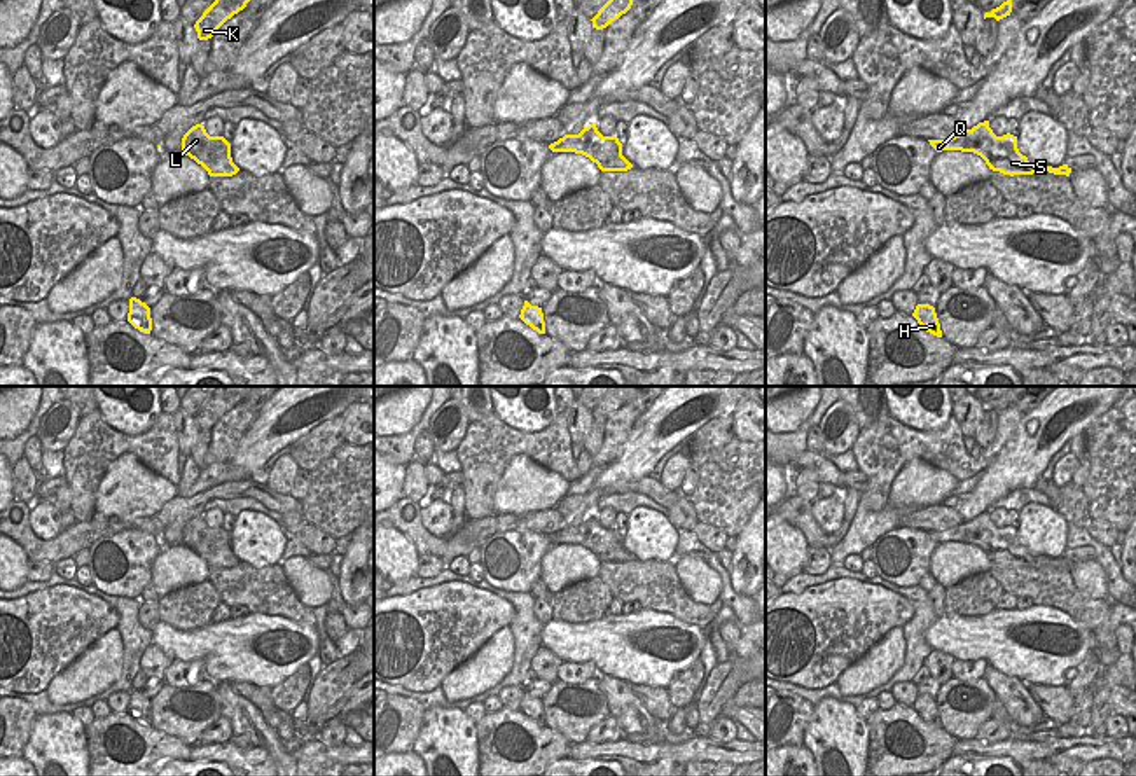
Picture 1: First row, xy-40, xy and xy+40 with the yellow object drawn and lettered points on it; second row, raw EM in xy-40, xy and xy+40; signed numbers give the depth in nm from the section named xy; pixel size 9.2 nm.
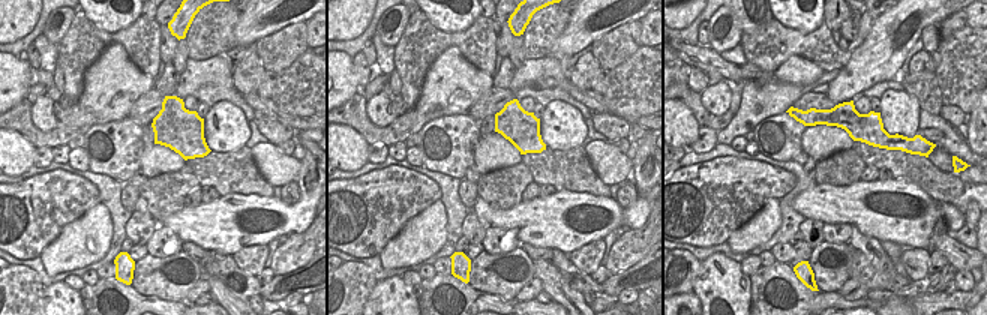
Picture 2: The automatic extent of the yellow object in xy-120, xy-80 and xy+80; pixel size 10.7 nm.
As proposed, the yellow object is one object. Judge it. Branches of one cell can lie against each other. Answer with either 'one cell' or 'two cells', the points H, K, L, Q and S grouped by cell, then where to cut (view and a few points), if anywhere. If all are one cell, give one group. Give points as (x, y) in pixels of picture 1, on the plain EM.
two cells | H K L / Q S | xy (602, 526), (596, 533), (589, 532), (581, 544)

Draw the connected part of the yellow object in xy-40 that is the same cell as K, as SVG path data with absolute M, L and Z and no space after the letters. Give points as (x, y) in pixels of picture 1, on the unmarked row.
M218 386L194 416L197 430L211 430L227 411L243 402L255 388L259 386Z

